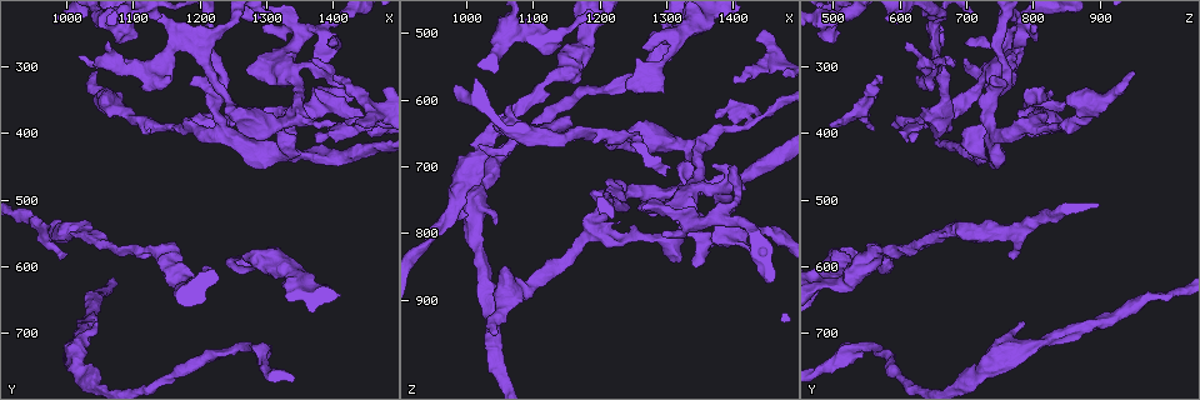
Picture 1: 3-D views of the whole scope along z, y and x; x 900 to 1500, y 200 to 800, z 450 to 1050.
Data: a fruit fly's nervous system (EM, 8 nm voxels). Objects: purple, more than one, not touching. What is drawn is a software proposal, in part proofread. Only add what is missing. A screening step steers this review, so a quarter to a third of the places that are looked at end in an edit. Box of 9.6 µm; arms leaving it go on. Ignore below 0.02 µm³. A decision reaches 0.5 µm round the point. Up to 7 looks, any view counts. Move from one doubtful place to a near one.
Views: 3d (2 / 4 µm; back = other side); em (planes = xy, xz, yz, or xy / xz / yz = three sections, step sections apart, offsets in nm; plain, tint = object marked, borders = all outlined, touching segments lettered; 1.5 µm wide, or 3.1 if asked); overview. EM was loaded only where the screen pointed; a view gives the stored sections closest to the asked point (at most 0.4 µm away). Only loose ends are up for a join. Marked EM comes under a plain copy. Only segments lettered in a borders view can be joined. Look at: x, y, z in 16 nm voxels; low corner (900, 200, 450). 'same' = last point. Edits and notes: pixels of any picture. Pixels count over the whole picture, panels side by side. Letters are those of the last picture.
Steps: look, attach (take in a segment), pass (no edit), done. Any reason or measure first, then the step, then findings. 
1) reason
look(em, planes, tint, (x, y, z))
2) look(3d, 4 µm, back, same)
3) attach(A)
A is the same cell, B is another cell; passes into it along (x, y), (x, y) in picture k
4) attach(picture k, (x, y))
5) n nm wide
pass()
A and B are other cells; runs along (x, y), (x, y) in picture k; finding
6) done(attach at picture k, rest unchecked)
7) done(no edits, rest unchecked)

free end
look(em, yz, step 4, borders, (1045, 295, 640))

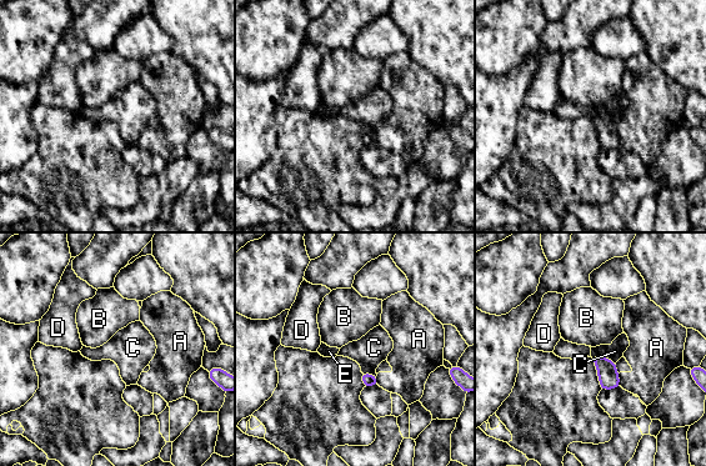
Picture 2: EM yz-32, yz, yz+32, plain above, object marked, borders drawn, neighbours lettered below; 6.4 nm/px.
pass()
A, B, C, D and E are other cells; border along (591, 356), (606, 356), (615, 362) in picture 2; no lettered segment goes on from it

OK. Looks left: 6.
branch stops here
look(3d, 4 µm, back, (1000, 585, 770))

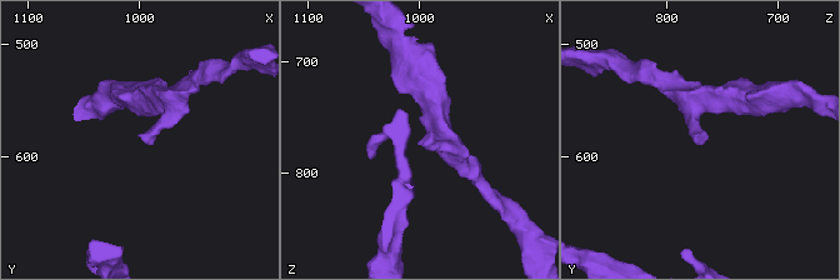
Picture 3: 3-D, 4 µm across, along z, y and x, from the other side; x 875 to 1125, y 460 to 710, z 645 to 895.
now the EM
look(em, xz, step 8, borders, (998, 580, 774))

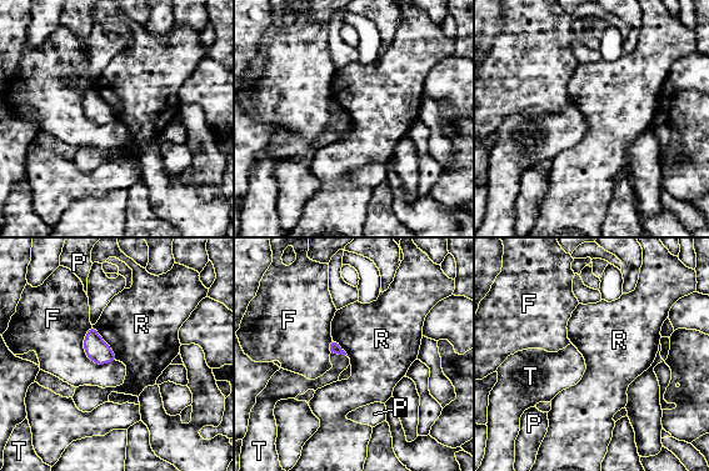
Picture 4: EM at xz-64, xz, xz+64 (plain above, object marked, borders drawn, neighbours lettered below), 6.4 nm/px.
look(em, planes, borders, same)

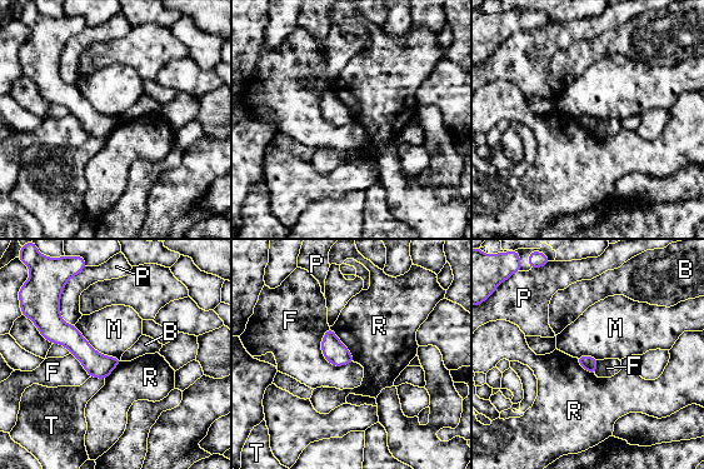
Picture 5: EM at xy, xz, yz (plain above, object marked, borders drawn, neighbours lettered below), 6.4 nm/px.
pass()
B, F, M, P, R and T are other cells; no lettered segment goes on from it

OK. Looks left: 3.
branch stops here
look(em, planes, borders, (1045, 680, 780))

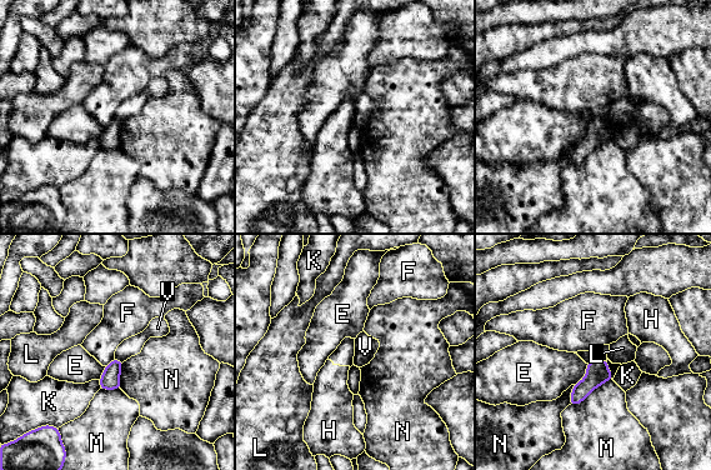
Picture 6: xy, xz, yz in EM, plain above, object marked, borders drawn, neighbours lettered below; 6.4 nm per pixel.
120 nm wide
pass()
E, F, H, K, L, M, N and V are other cells; border along (606, 359), (592, 359), (587, 364) in picture 6; none of them fits

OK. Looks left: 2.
done(no edits, rest unchecked)

